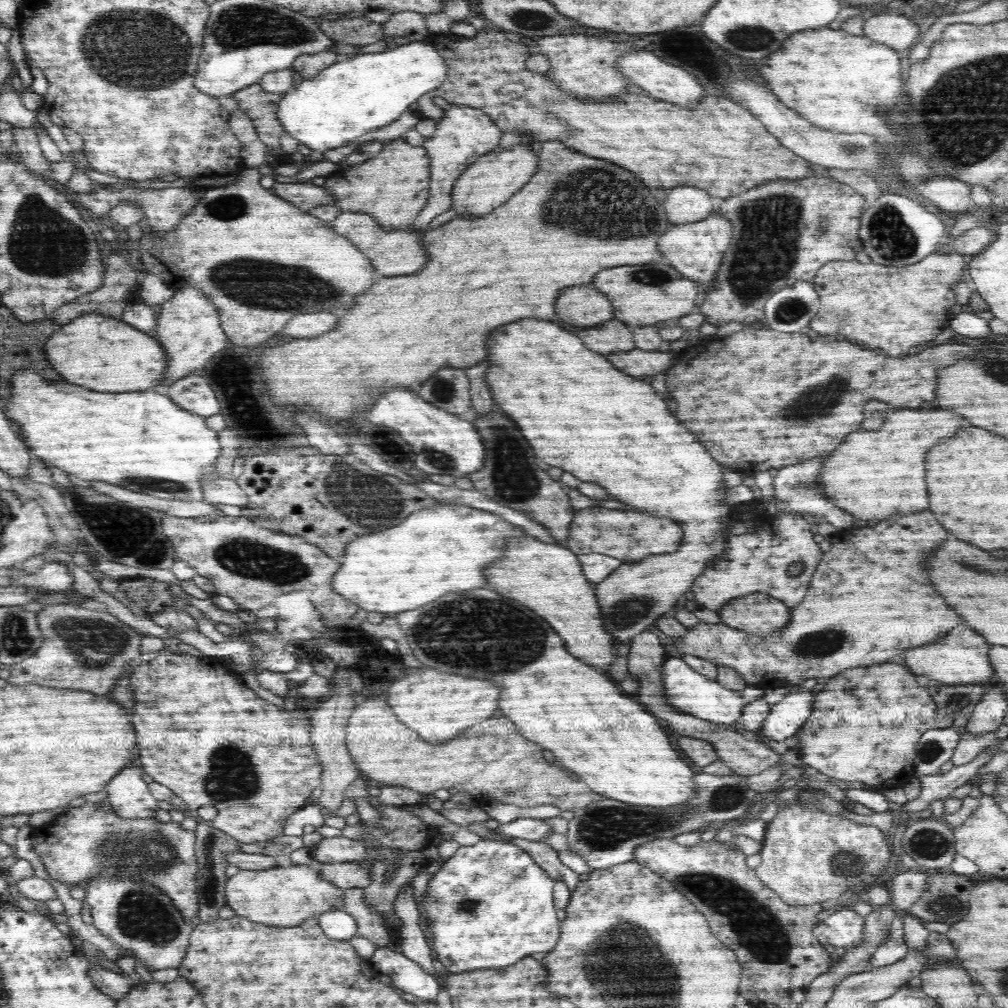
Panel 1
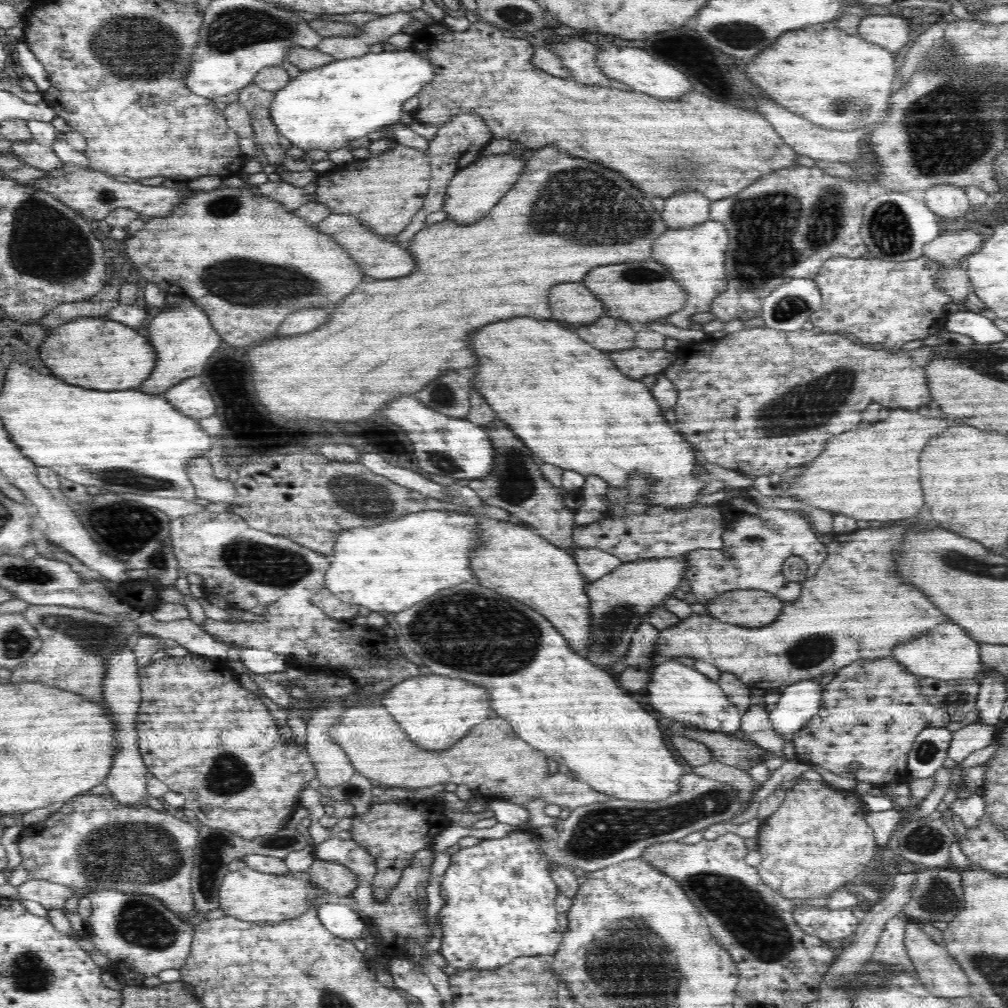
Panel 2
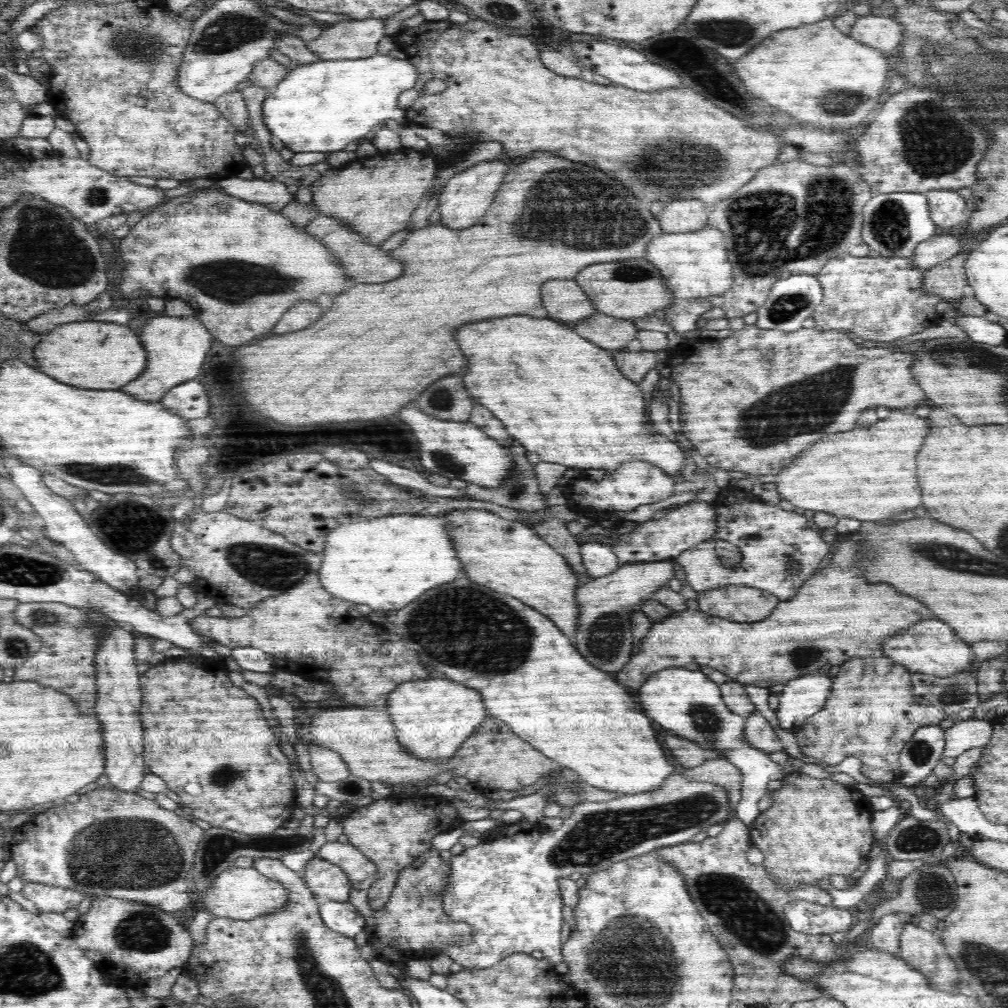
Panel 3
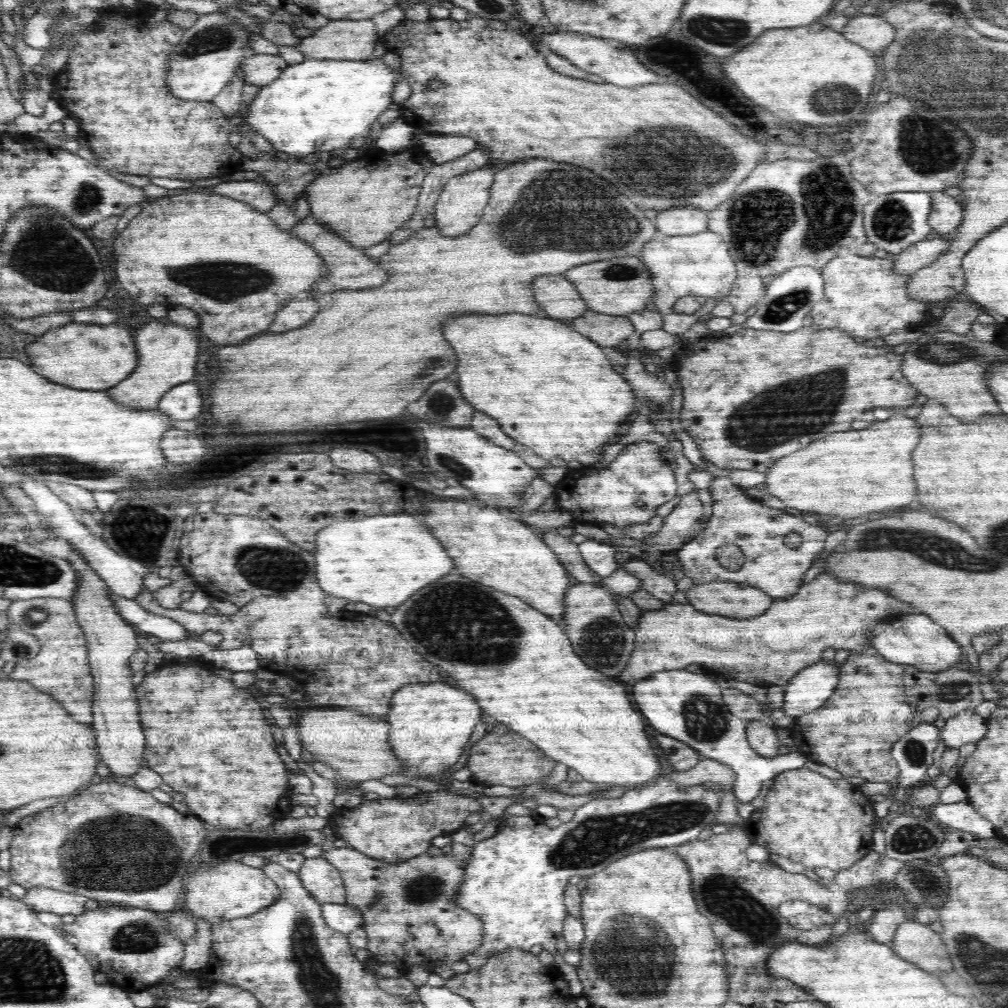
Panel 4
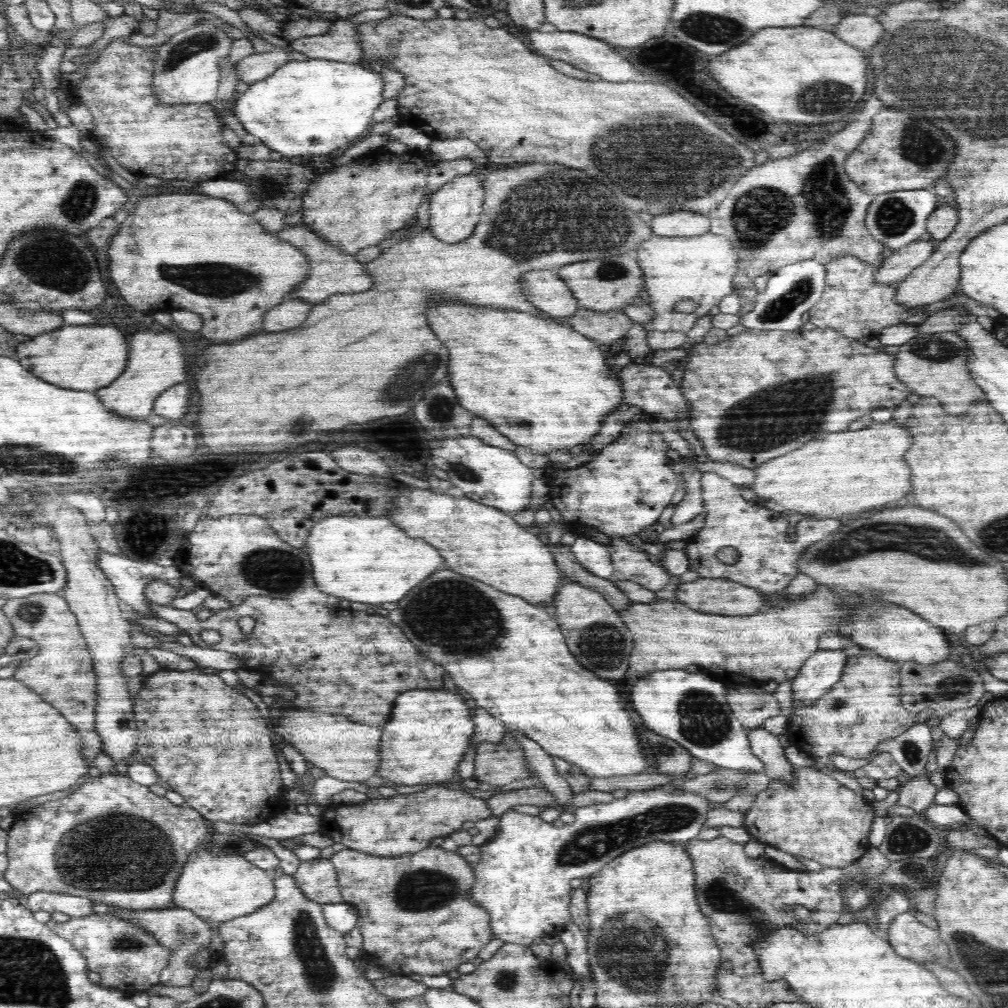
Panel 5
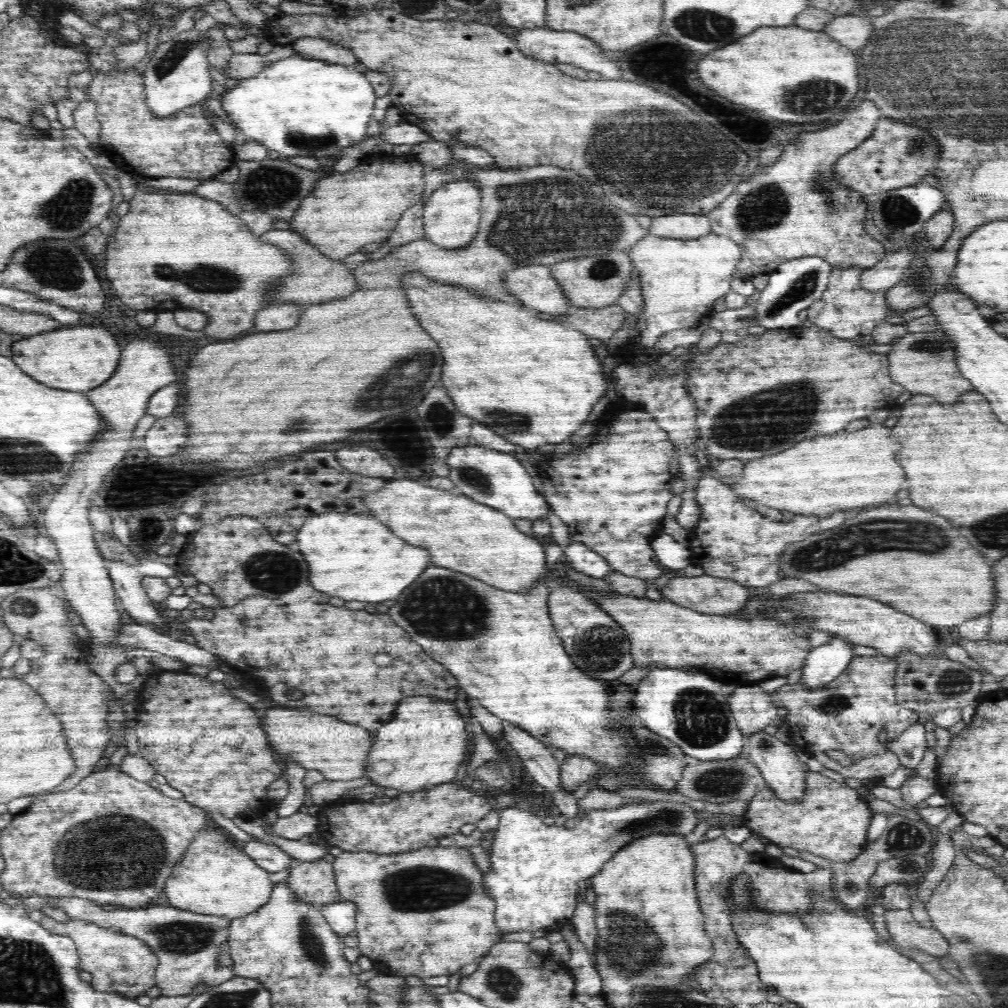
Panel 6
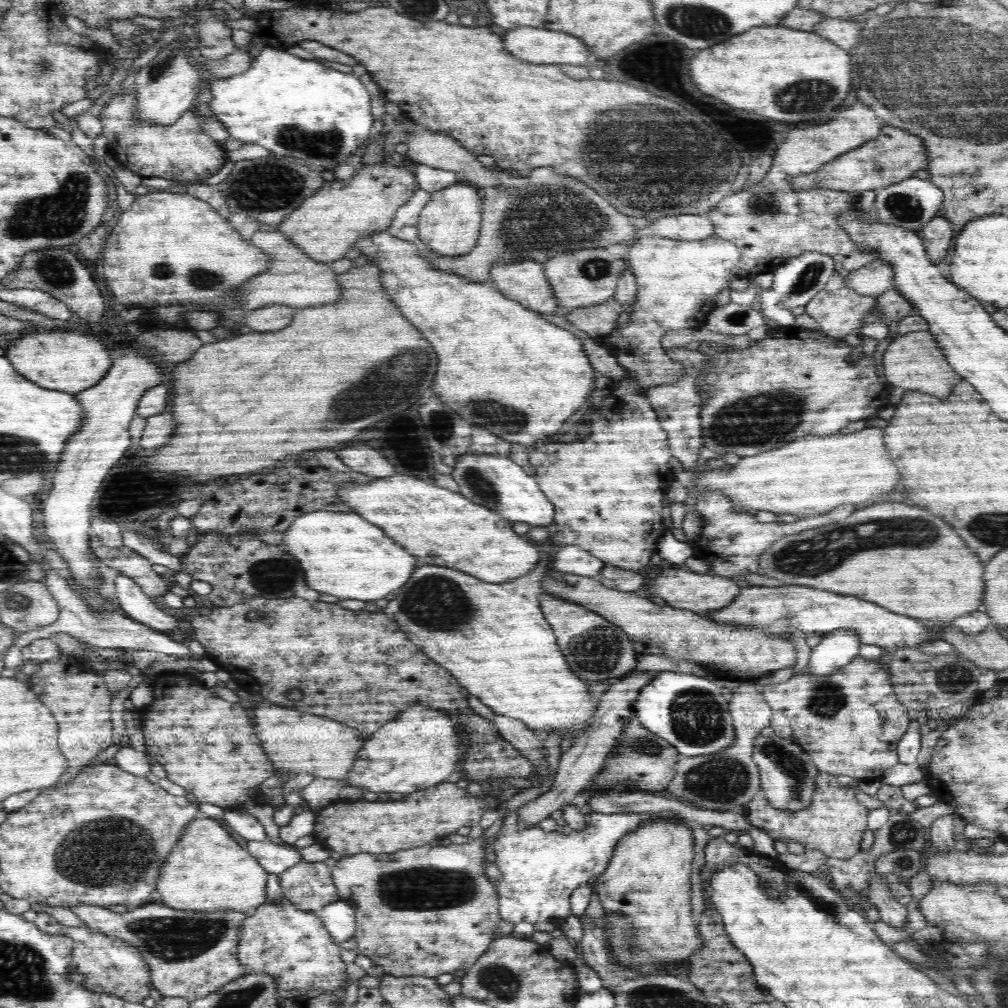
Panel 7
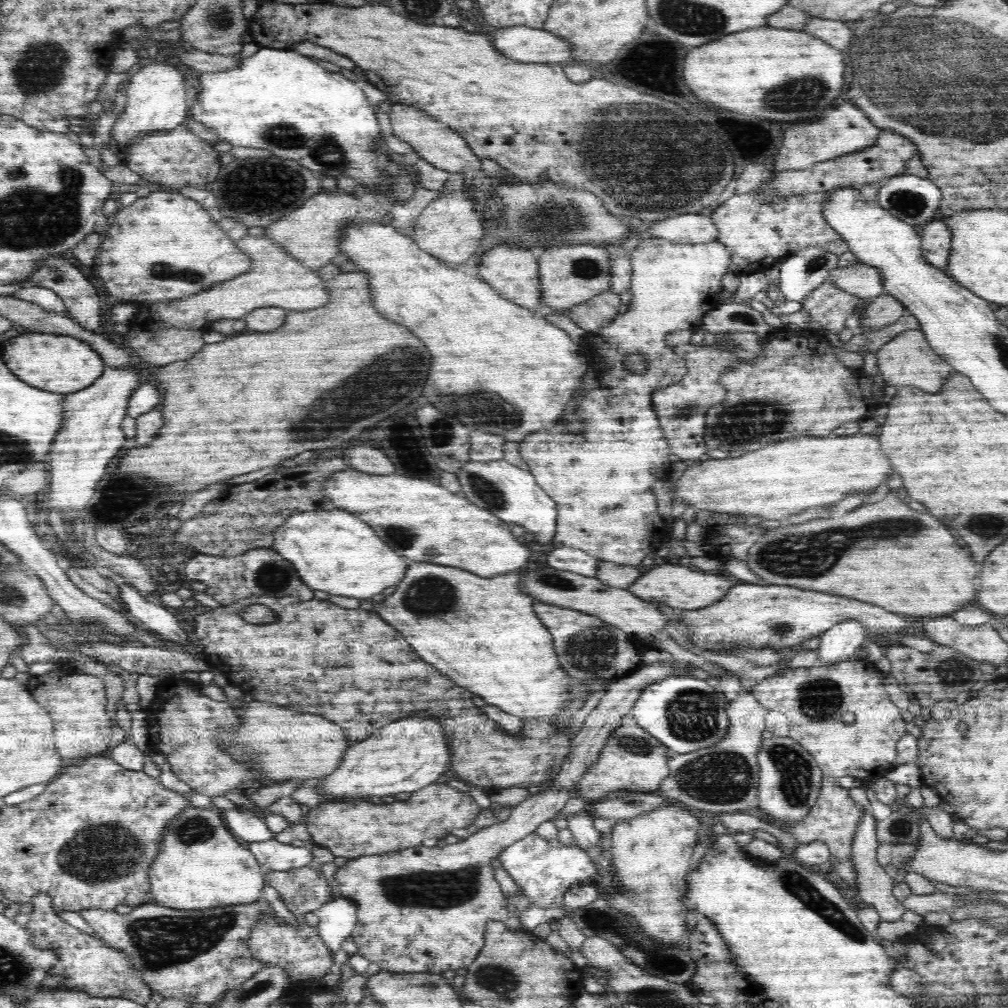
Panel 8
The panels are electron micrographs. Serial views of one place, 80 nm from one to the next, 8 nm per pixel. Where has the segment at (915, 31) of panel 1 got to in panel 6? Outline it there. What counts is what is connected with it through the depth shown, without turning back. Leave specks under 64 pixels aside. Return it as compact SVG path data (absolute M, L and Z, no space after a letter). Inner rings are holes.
M844 15L834 17L832 22L826 24L826 28L822 32L832 36L834 40L846 48L858 50L858 48L864 48L868 44L873 28L874 25L868 16Z

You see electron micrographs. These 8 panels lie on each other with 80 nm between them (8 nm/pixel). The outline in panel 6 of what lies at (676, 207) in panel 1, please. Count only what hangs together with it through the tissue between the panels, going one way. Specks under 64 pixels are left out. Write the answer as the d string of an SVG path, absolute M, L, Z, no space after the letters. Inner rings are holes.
M670 213L670 216L652 217L648 232L650 235L666 238L698 238L710 234L711 222L708 215Z

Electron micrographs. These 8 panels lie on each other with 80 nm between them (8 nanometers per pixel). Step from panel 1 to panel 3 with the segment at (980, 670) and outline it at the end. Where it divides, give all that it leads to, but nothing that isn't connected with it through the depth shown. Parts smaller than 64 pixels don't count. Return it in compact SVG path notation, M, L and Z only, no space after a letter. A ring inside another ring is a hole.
M924 618L920 624L902 628L894 636L882 642L883 656L896 664L906 667L911 672L922 672L936 676L952 676L958 672L972 672L972 662L976 660L970 644L960 639L956 631L938 618Z

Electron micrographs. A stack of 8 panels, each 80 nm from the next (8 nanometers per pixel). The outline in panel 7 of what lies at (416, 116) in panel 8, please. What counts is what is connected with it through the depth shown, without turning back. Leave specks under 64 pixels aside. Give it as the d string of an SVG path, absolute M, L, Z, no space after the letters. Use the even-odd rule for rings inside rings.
M402 113L400 114L401 118L397 121L394 130L391 130L390 133L385 136L385 146L387 146L387 152L390 152L395 145L399 142L405 142L408 145L407 156L415 163L425 164L426 166L432 166L434 168L440 168L442 170L450 170L452 172L457 172L462 175L463 181L473 184L481 191L481 231L477 240L477 243L474 245L474 248L470 249L470 252L464 254L464 256L455 256L448 257L446 255L439 255L434 251L422 251L421 254L425 254L425 258L430 260L429 266L432 266L434 270L441 270L442 272L448 272L448 274L458 274L458 276L464 276L466 280L470 282L486 282L491 283L490 272L492 272L492 266L498 262L498 260L504 260L504 262L520 262L520 260L536 260L536 262L546 262L554 256L558 256L558 250L560 252L576 252L576 250L584 250L584 248L607 248L609 246L614 246L614 244L626 244L629 246L633 244L638 239L638 234L636 234L638 228L634 223L632 223L631 216L622 214L618 210L614 210L610 203L600 196L597 192L594 192L592 188L588 188L584 182L576 180L576 178L558 173L552 169L552 167L545 166L540 168L533 168L530 171L528 176L522 176L515 174L514 172L506 172L505 170L499 170L498 168L486 168L483 164L480 164L475 157L475 153L470 152L467 148L464 148L456 139L451 138L451 136L446 136L445 134L438 134L437 132L432 132L429 128L420 126L419 124L410 121L410 119L404 117Z

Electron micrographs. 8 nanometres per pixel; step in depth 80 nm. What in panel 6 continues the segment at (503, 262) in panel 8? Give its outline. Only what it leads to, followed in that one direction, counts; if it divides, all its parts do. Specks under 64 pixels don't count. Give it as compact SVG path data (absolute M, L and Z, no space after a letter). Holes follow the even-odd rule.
M528 266L508 272L506 284L510 292L522 304L530 307L539 315L568 314L573 309L566 299L560 283L554 280L550 268L546 266Z

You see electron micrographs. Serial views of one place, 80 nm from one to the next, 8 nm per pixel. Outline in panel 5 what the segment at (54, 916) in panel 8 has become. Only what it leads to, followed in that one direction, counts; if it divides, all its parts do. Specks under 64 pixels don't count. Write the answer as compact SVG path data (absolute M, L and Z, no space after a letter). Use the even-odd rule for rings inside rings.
M114 913L71 918L62 923L51 918L46 925L80 951L88 963L88 970L100 974L101 982L98 985L118 989L128 996L159 984L160 974L172 956L172 951L164 948L152 934L138 927L134 921L128 921Z

